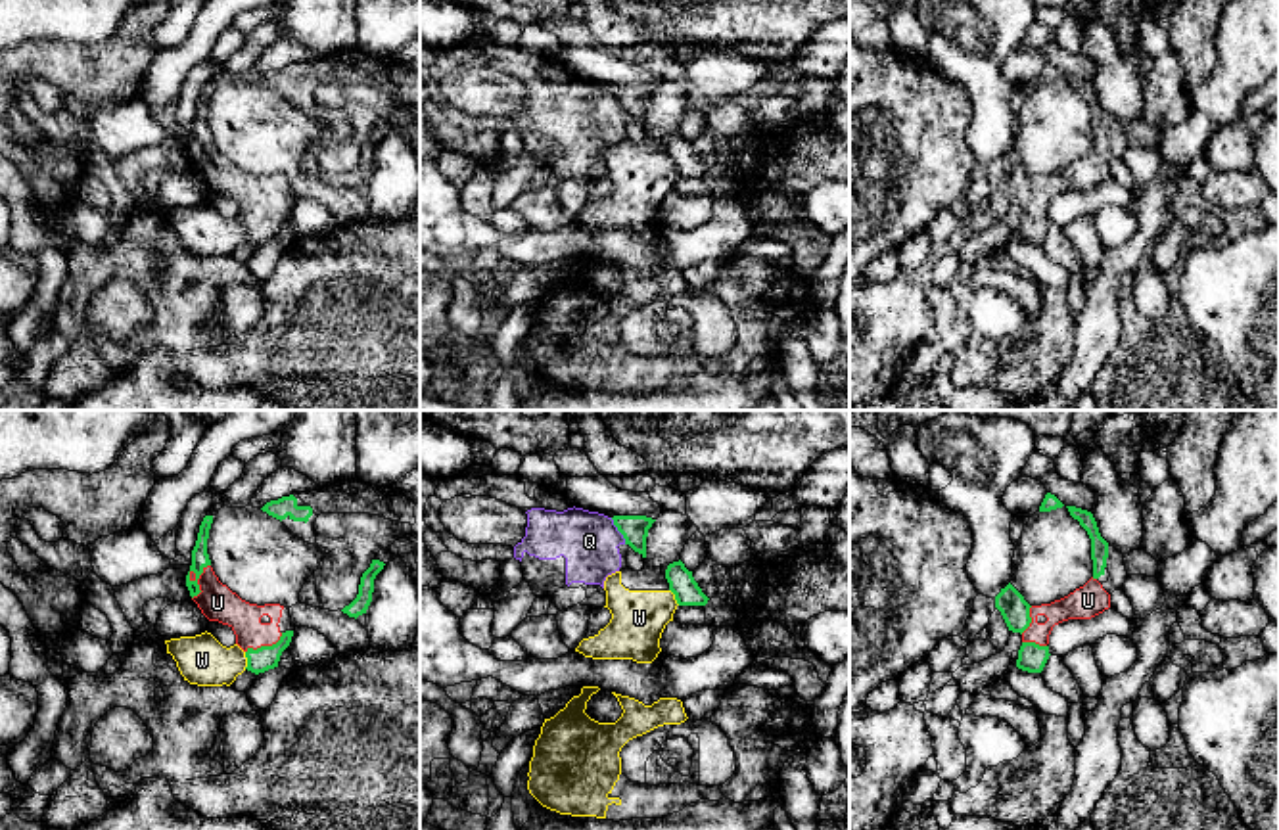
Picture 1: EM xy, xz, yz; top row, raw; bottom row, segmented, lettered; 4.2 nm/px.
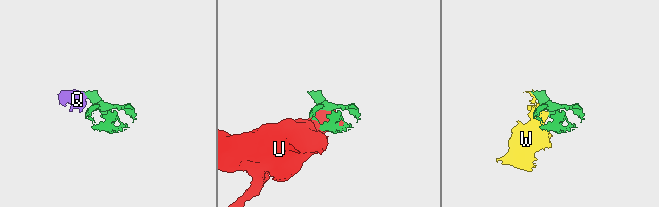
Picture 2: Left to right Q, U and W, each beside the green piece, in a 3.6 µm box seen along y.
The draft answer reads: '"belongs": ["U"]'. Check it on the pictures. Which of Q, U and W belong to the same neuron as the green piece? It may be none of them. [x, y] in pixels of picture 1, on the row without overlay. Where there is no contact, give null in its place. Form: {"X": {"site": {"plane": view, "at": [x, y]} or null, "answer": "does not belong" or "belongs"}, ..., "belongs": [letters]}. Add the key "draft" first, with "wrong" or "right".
{"draft": "right", "Q": {"site": {"plane": "xz", "at": [618, 100]}, "answer": "does not belong"}, "U": {"site": {"plane": "xy", "at": [196, 152]}, "answer": "belongs"}, "W": {"site": {"plane": "xy", "at": [248, 230]}, "answer": "does not belong"}, "belongs": ["U"]}

